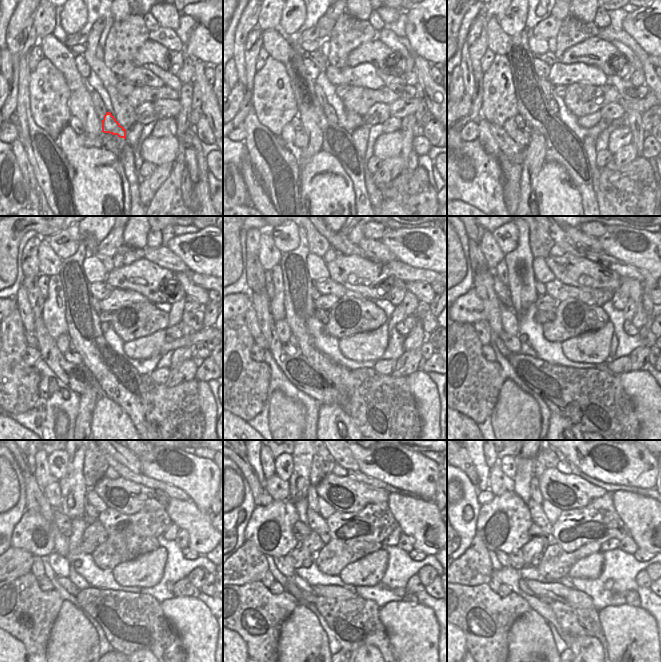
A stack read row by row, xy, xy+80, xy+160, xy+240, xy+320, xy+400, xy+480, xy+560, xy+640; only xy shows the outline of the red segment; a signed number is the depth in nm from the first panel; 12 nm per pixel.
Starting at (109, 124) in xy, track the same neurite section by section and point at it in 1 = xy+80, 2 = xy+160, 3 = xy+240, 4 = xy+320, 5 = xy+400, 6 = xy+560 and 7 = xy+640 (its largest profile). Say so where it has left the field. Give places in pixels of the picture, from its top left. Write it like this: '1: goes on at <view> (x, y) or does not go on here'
1: goes on at xy+80 (329, 111)
2: goes on at xy+160 (553, 105)
3: goes on at xy+240 (104, 326)
4: goes on at xy+320 (327, 318)
5: goes on at xy+400 (551, 314)
6: goes on at xy+560 (316, 522)
7: goes on at xy+640 (538, 516)

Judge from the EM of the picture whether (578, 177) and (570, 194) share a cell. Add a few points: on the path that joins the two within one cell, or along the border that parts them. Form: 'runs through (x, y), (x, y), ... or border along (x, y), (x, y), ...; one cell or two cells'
border along (561, 165), (577, 188), (582, 205); two cells

